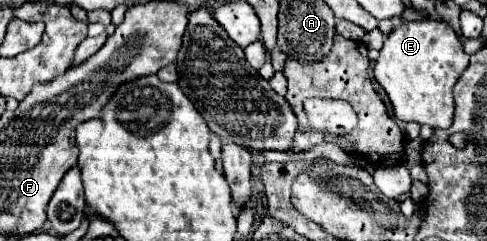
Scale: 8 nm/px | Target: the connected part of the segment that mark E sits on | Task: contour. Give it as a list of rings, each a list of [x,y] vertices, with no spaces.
[[[439,20],[403,22],[395,28],[381,48],[373,66],[375,80],[387,92],[393,114],[403,122],[419,122],[431,128],[449,128],[453,122],[453,82],[469,64],[469,54],[457,40],[455,30]]]

